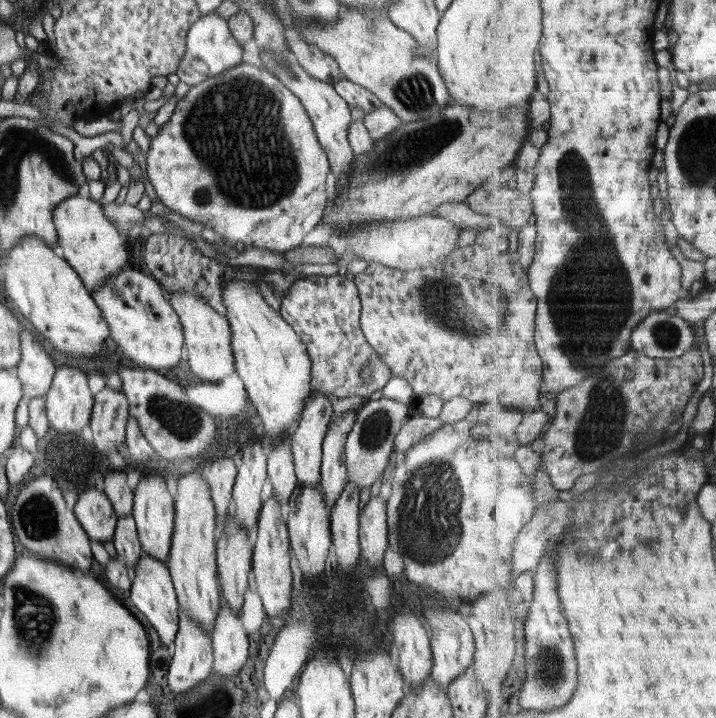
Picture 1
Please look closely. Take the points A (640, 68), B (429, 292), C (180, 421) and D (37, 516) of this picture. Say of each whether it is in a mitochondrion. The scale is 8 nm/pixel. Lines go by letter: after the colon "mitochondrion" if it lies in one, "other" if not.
A: other
B: mitochondrion
C: mitochondrion
D: mitochondrion

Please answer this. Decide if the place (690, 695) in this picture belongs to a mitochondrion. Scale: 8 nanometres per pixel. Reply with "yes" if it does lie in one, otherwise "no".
no

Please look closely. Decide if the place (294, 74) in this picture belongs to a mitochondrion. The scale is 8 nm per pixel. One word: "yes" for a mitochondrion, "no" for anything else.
yes

